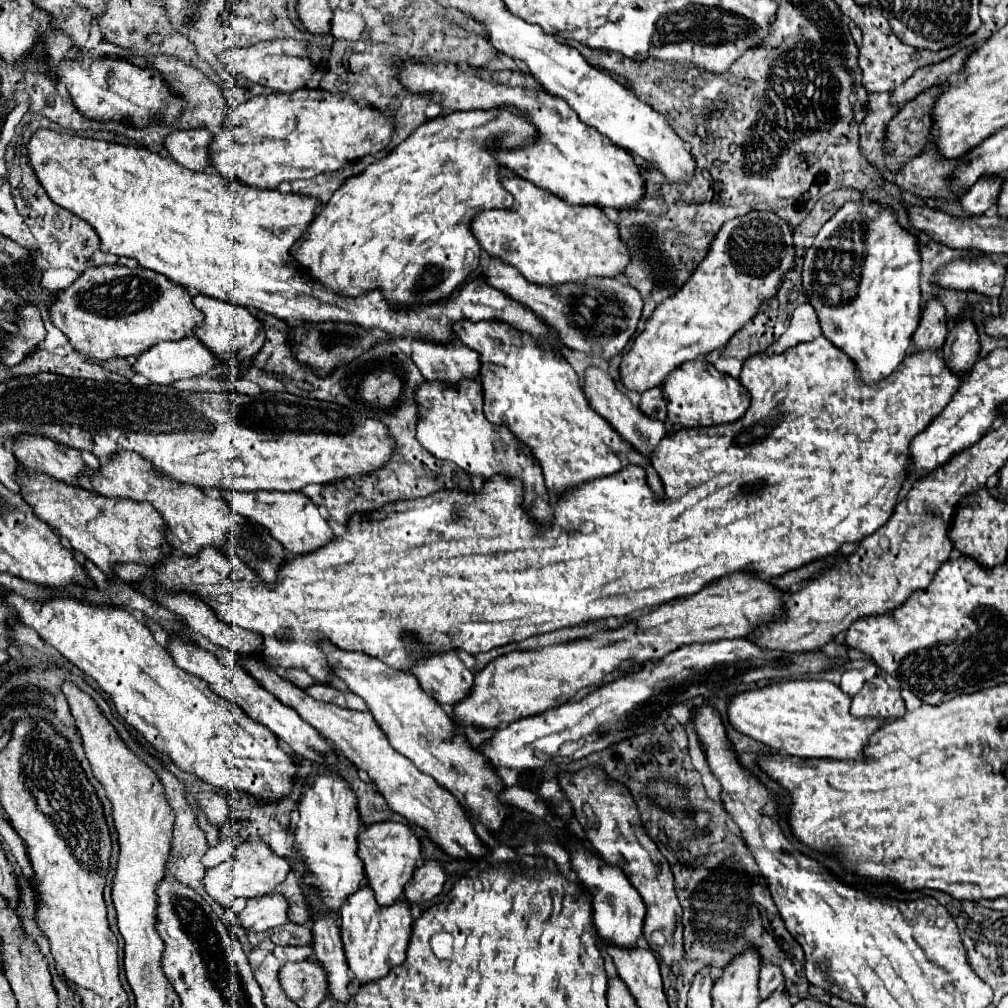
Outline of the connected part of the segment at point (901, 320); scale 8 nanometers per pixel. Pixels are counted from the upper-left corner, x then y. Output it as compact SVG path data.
M869 201L845 203L817 233L813 247L805 255L803 289L819 315L823 335L855 363L861 383L873 385L885 379L913 351L913 333L921 311L919 279L919 243L897 225L891 209L879 209L877 203Z

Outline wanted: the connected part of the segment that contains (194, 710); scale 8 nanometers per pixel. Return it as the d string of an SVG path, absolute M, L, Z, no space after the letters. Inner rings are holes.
M7 593L5 599L15 609L23 625L35 629L45 643L55 647L75 667L79 667L85 675L95 679L99 687L111 697L117 713L137 733L141 733L153 749L167 755L181 771L193 773L201 781L213 787L221 787L229 793L247 793L261 803L273 803L291 795L293 785L297 783L297 759L283 749L283 745L265 725L247 717L245 711L235 703L219 699L199 677L179 669L173 657L153 639L153 633L143 623L139 623L129 611L117 607L93 607L67 597L55 597L45 603L35 603L15 593Z

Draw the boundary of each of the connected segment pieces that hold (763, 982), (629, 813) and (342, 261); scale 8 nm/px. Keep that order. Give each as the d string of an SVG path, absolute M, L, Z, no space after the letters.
M771 963L761 965L761 969L759 969L761 999L767 999L781 983L783 983L783 975L781 975L781 969L779 969L779 967L775 967L775 965L771 965Z
M585 767L579 773L571 773L571 775L563 773L559 777L559 785L561 785L561 791L565 793L565 797L571 801L573 813L575 813L577 821L583 825L583 831L585 831L587 839L591 841L591 845L599 851L599 855L603 857L605 863L617 865L617 867L621 867L621 871L625 871L627 879L631 881L631 885L639 891L641 899L645 901L647 915L645 915L643 935L645 935L651 951L655 951L667 965L679 963L683 959L683 927L681 927L681 905L679 905L675 889L673 889L673 875L671 875L667 859L659 853L657 845L647 837L645 829L639 825L641 823L639 813L637 813L635 801L629 795L629 791L621 783L609 779L601 769L591 769L591 767Z
M499 107L499 109L491 109L491 111L481 111L481 109L473 109L473 111L455 111L451 115L439 115L431 121L425 121L423 125L419 125L413 135L409 135L403 143L399 143L391 153L387 153L383 159L371 163L363 173L347 179L329 199L329 203L325 207L319 209L319 213L315 215L313 223L309 225L309 229L305 231L305 235L293 245L293 259L297 259L297 265L301 265L301 269L309 275L309 281L315 287L321 287L323 291L335 293L335 295L343 295L343 297L359 297L365 295L373 289L381 289L381 293L385 295L385 301L391 307L417 307L417 305L425 305L425 303L437 303L445 297L449 297L461 283L463 279L475 271L479 267L479 255L481 255L481 247L477 247L477 239L471 235L471 219L485 209L507 209L513 203L511 193L507 193L499 181L499 163L495 163L495 157L483 147L487 137L495 137L499 141L499 147L519 147L525 143L533 143L535 141L535 127L531 123L527 123L523 117L513 115L509 109Z

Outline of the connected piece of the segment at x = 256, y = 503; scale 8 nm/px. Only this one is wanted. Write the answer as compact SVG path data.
M219 489L219 491L233 511L265 527L273 535L273 539L277 539L285 547L285 551L289 551L291 555L305 555L309 551L323 547L333 539L333 531L329 523L321 517L317 505L303 493L281 493L281 491L241 493L241 491L229 491L229 489Z

